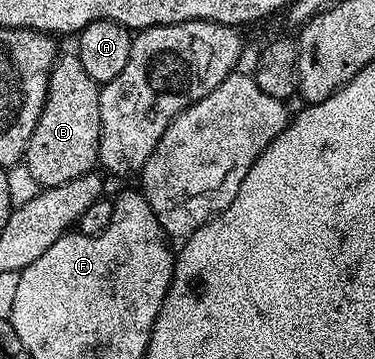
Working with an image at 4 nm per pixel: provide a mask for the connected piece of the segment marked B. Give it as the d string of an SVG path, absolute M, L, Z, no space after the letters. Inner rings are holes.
M60 53L56 57L49 75L47 99L37 120L37 128L29 140L25 159L29 172L33 172L33 180L37 180L40 187L65 185L96 169L101 132L100 89L100 83L85 72L78 53Z

